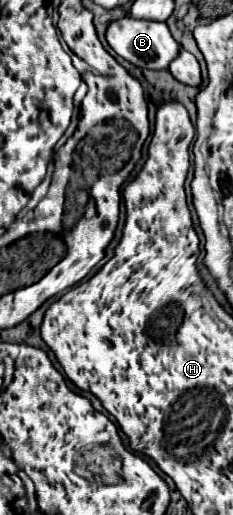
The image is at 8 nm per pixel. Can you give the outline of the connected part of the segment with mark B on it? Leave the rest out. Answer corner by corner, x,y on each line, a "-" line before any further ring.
124,16
120,20
110,22
106,30
106,40
110,48
128,60
130,64
138,68
148,68
148,70
166,70
168,64
178,56
180,46
172,38
166,22
154,22
154,20
136,20
132,16

